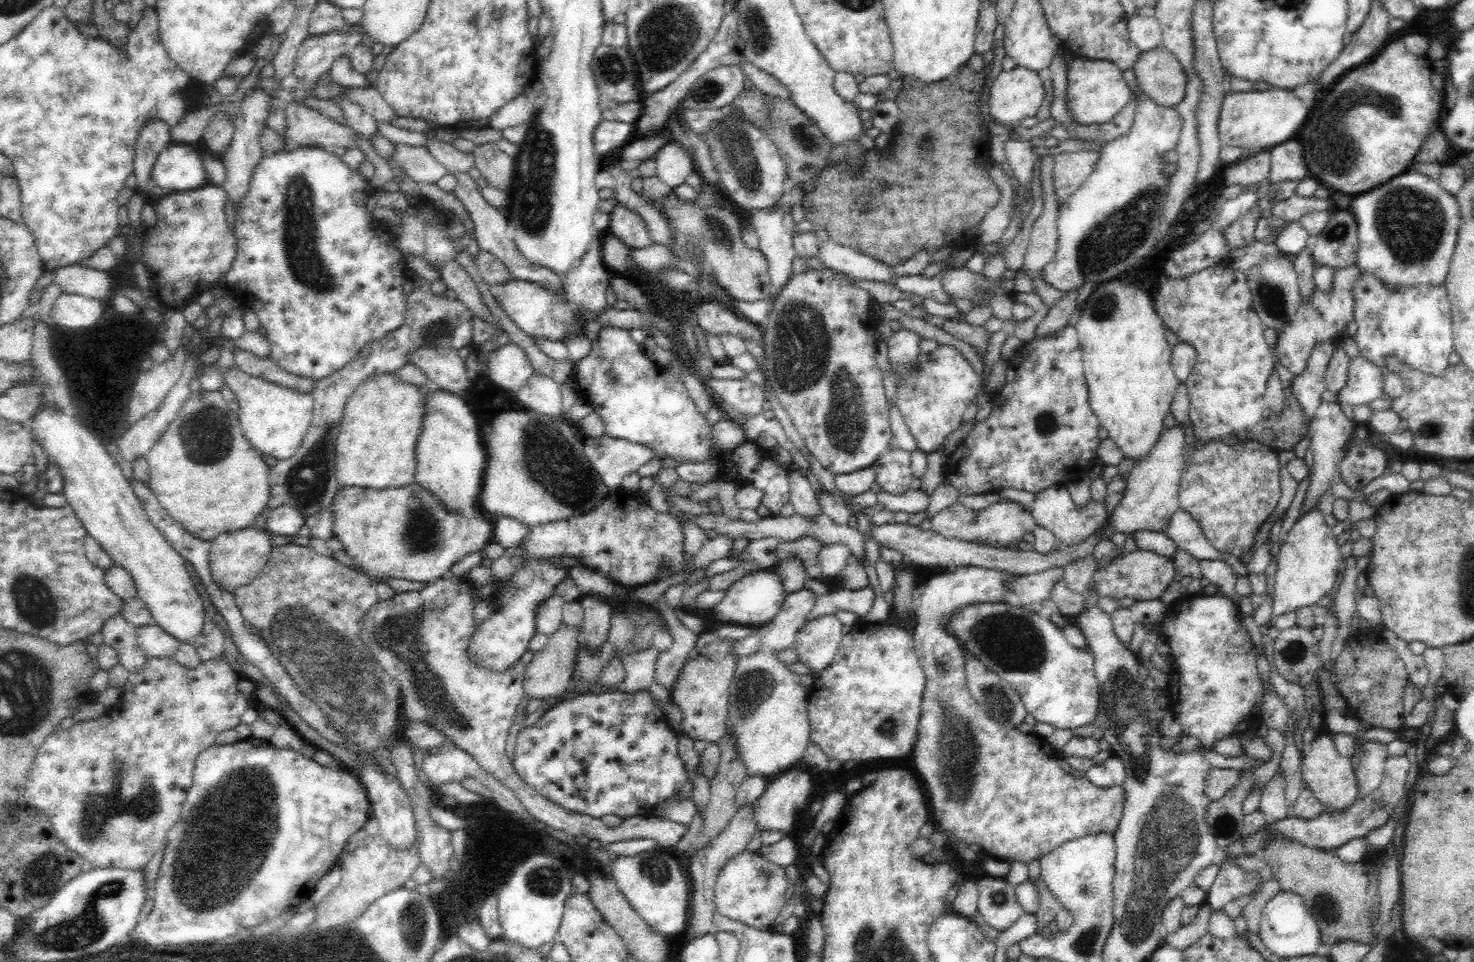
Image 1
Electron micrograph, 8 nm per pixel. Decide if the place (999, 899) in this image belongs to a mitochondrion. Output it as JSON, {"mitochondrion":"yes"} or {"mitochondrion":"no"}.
{"mitochondrion":"yes"}

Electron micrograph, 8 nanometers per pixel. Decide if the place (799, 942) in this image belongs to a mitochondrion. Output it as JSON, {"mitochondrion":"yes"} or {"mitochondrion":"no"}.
{"mitochondrion":"no"}

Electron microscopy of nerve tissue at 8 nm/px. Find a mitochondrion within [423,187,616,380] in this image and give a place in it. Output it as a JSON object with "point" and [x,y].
{"point":[576,320]}

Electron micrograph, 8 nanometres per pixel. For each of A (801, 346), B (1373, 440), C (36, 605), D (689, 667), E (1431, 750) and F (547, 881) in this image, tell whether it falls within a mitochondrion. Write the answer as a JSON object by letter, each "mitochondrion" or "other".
{"A":"mitochondrion","B":"other","C":"mitochondrion","D":"other","E":"other","F":"mitochondrion"}

